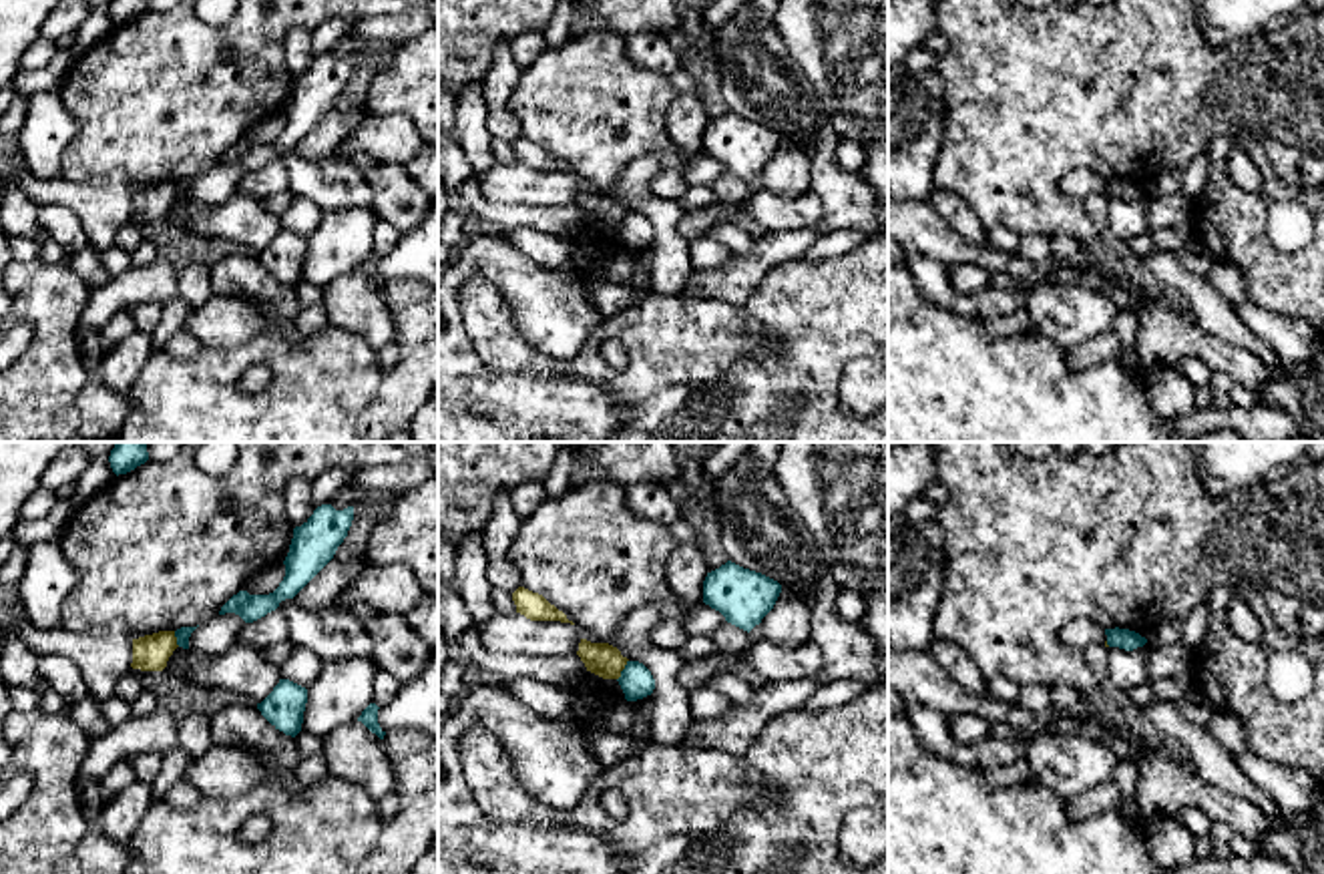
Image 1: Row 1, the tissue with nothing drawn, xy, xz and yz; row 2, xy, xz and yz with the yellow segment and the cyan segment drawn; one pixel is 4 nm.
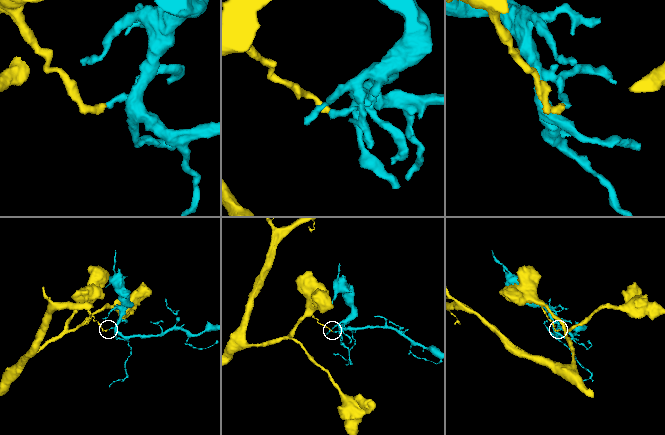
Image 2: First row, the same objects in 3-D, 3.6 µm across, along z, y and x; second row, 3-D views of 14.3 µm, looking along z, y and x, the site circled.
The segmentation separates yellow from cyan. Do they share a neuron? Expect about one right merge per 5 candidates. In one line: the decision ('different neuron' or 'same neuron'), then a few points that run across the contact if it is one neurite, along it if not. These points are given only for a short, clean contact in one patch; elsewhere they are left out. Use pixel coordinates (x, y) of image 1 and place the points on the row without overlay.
different neuron; line xz (627, 209), (617, 230)

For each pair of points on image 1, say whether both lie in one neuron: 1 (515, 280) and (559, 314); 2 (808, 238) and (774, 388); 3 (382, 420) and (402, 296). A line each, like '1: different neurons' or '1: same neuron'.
1: same neuron
2: different neurons
3: same neuron

